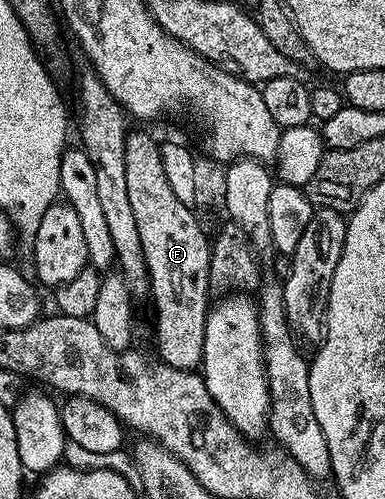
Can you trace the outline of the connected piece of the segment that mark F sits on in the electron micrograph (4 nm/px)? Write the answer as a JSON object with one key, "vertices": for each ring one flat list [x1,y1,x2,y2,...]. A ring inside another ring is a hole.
{"vertices":[[134,130,127,137,127,193,131,200,131,210,135,212,135,222,139,225,139,241,143,241,143,257,147,257,147,269,149,270,149,295,153,299,153,315,157,320,153,323,153,339,157,342,156,358,162,363,171,365,175,369,183,371,192,371,200,368,201,358,203,357,203,337,205,336,205,326,207,325,207,317,211,306,211,288,209,285,209,252,211,250,210,236,205,236,205,231,201,228,201,223,197,220,196,210,193,207,183,205,183,201,179,201,179,197,175,197,175,192,171,189,171,184,167,182,167,177,163,173,163,157,158,140,153,140,151,136,144,135,143,132]]}

